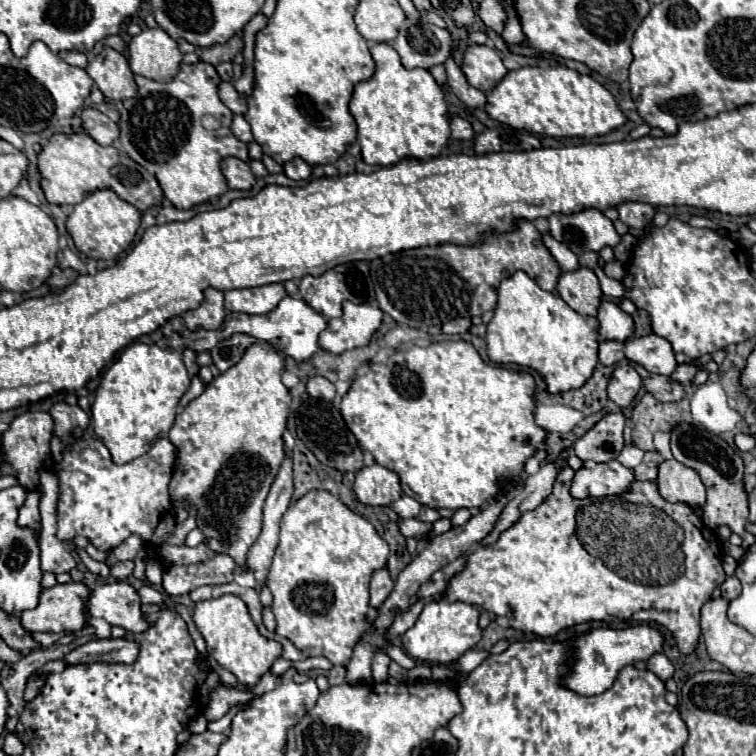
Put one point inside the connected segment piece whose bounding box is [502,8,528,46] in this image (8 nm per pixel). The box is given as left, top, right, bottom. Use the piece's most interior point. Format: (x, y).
(513, 34)

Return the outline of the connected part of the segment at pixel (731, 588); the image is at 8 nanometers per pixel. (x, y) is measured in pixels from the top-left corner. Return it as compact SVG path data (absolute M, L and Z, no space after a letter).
M728 576L724 582L722 582L722 596L726 598L726 600L734 600L738 594L740 594L740 590L742 590L742 586L740 586L740 580L736 578L736 576Z

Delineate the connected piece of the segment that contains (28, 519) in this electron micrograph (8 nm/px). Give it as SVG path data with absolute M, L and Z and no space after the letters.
M28 492L28 498L24 506L18 512L18 526L20 528L30 528L36 534L40 534L40 514L38 514L38 502L40 502L40 492Z

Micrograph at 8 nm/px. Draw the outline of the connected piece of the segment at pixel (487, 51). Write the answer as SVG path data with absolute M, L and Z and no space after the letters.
M472 44L468 46L462 62L462 72L466 80L484 92L490 92L504 76L506 68L498 52L486 44Z

